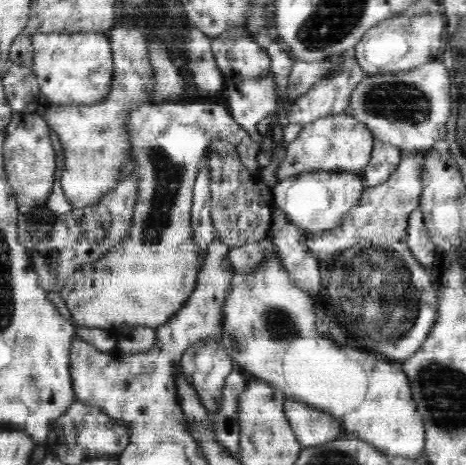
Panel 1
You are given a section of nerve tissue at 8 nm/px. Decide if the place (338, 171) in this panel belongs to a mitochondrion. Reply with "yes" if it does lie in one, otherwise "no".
no

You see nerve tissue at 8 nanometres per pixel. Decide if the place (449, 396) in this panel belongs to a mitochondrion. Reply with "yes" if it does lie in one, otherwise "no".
yes

